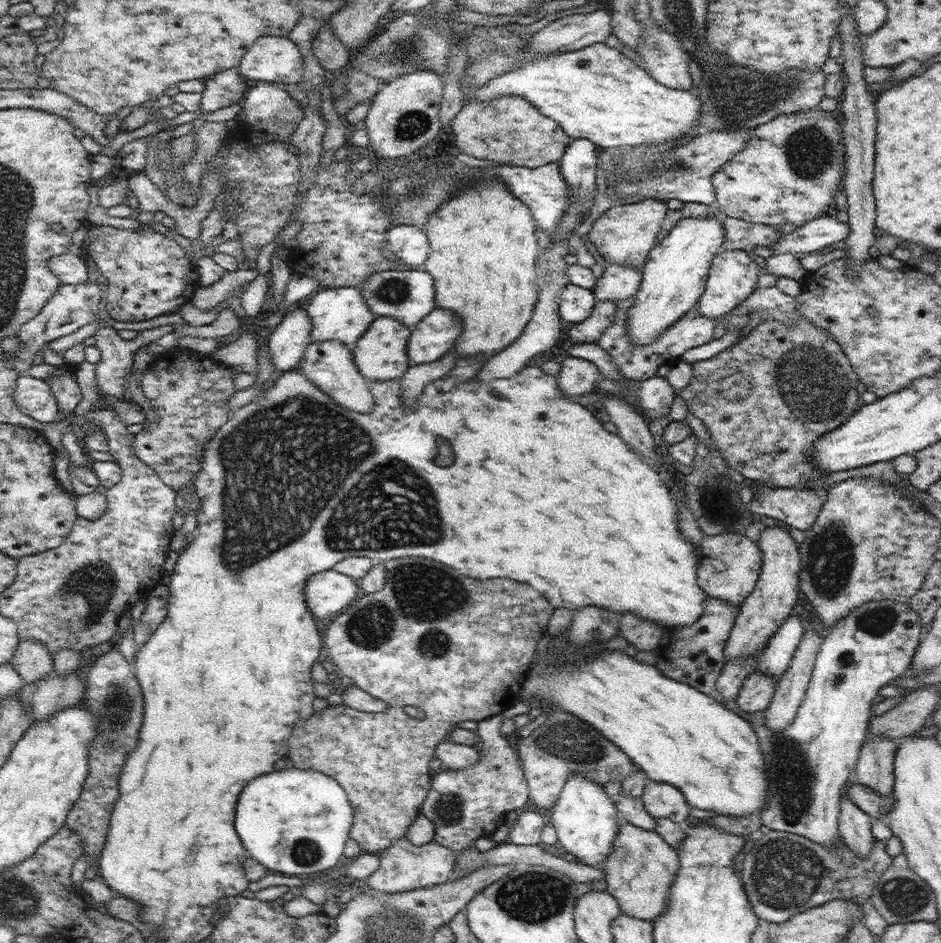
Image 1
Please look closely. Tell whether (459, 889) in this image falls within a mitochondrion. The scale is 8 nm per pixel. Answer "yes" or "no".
no

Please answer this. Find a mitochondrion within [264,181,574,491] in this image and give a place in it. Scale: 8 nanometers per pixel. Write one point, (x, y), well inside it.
(392, 291)

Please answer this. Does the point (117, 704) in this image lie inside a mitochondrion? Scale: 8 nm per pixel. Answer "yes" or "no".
yes

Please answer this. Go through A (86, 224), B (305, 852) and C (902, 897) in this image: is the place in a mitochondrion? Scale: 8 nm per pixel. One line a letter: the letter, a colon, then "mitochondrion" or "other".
A: other
B: mitochondrion
C: mitochondrion

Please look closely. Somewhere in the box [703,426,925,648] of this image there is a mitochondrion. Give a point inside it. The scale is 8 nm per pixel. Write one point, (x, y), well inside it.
(829, 556)

